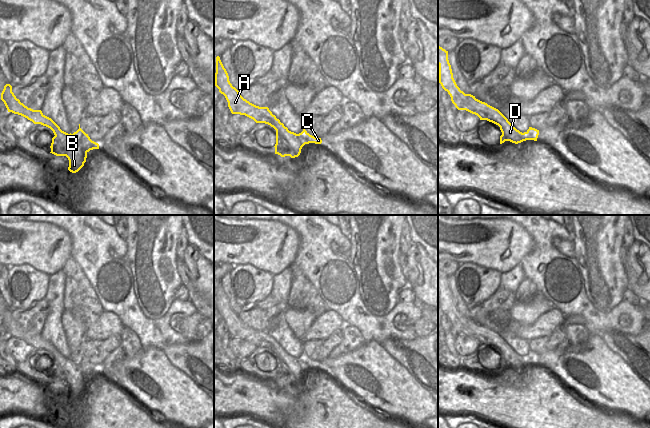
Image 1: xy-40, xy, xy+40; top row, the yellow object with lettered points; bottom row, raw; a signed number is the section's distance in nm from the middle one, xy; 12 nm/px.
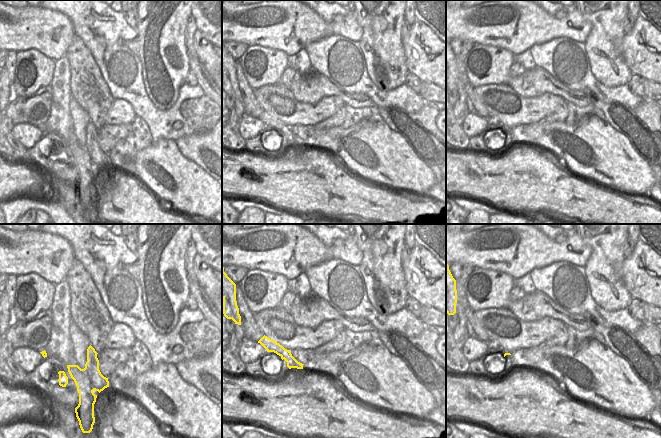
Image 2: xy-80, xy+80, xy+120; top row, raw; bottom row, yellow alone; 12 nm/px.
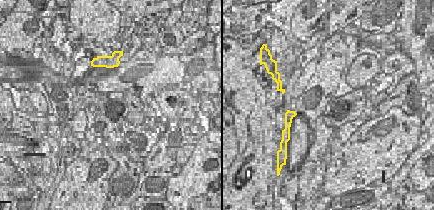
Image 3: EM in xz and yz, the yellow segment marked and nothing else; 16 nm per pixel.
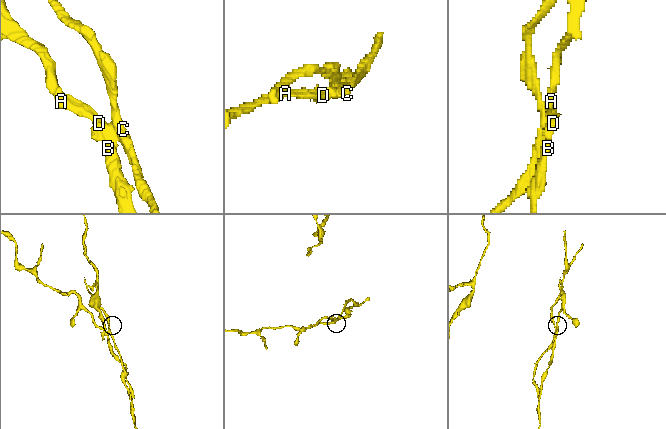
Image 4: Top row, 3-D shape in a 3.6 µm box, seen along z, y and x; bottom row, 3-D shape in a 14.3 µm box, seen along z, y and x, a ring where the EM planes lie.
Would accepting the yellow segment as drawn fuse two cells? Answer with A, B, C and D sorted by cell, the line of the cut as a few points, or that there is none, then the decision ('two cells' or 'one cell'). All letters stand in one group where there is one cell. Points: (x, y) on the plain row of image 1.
groups A B D / C; cut xy-40 (71, 358), (86, 376); two cells

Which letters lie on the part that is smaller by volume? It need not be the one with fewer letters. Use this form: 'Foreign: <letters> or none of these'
Foreign: C

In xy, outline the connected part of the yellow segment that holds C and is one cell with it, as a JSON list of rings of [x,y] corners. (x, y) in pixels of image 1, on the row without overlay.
[[[303,351],[303,355],[301,356],[301,358],[303,358],[303,362],[305,364],[305,366],[307,368],[309,367],[315,367],[315,368],[321,368],[322,367],[322,364],[321,362],[316,362],[312,359],[310,359],[306,354],[305,354],[305,351]]]

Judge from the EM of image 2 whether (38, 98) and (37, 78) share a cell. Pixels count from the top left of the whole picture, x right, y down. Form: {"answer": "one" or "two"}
{"answer": "two"}

